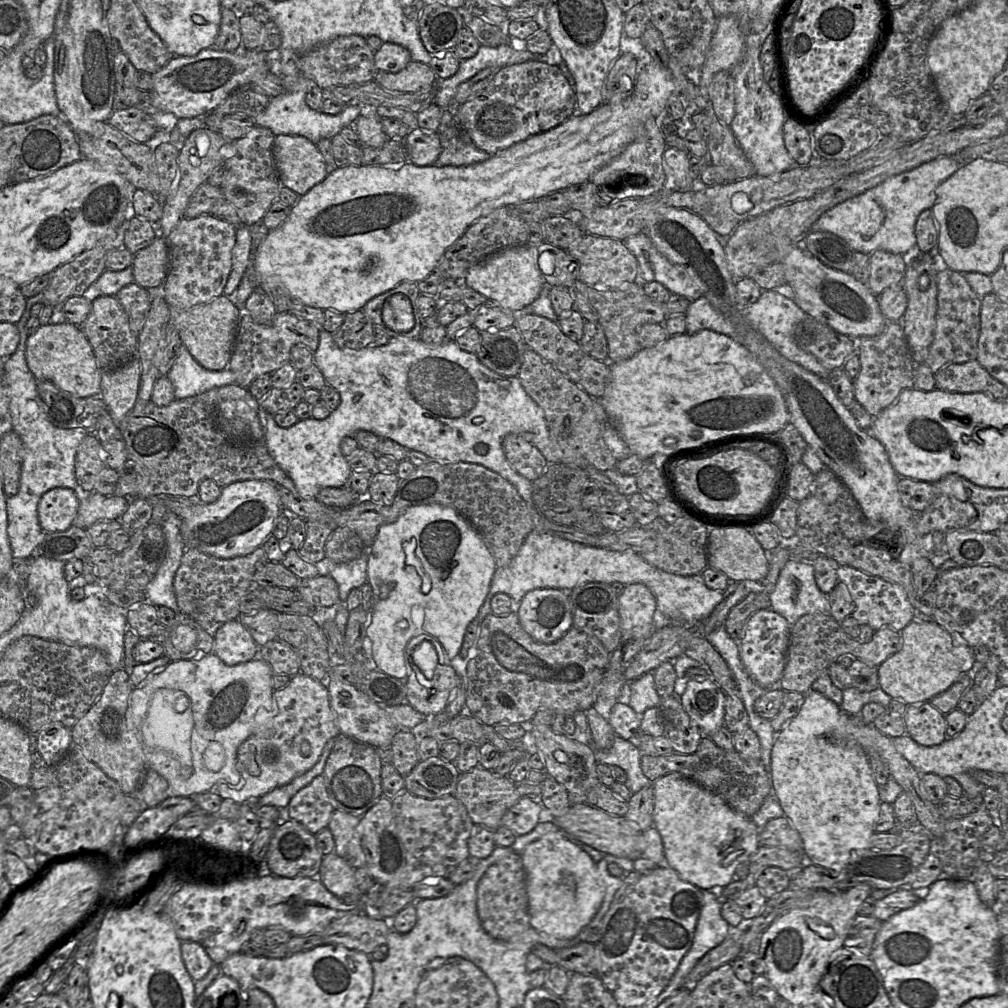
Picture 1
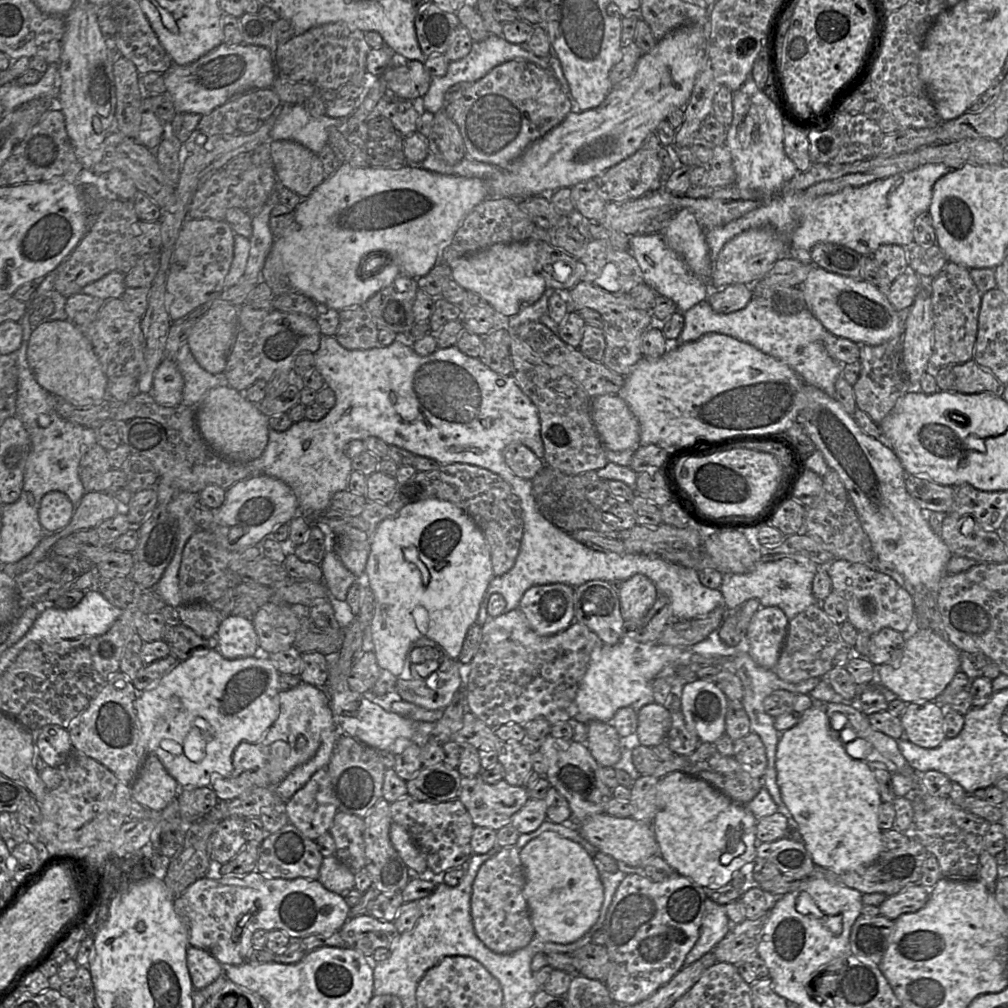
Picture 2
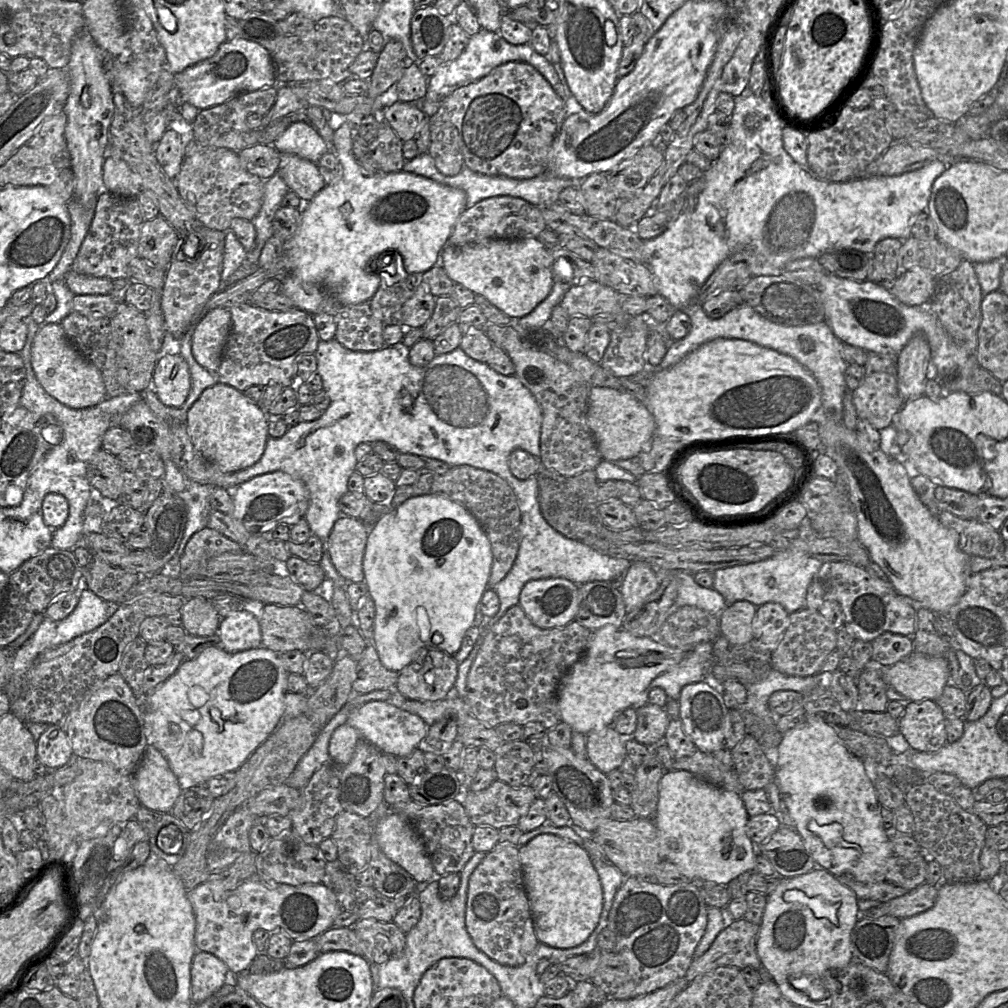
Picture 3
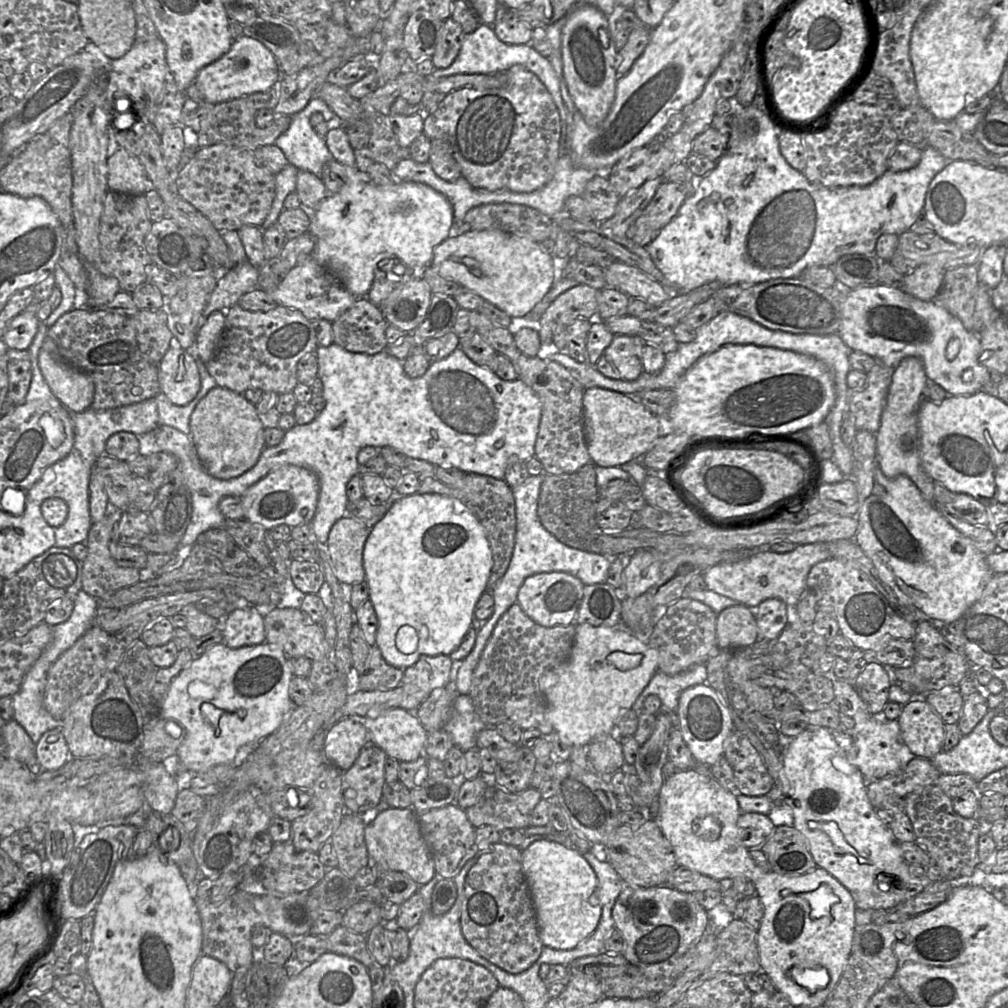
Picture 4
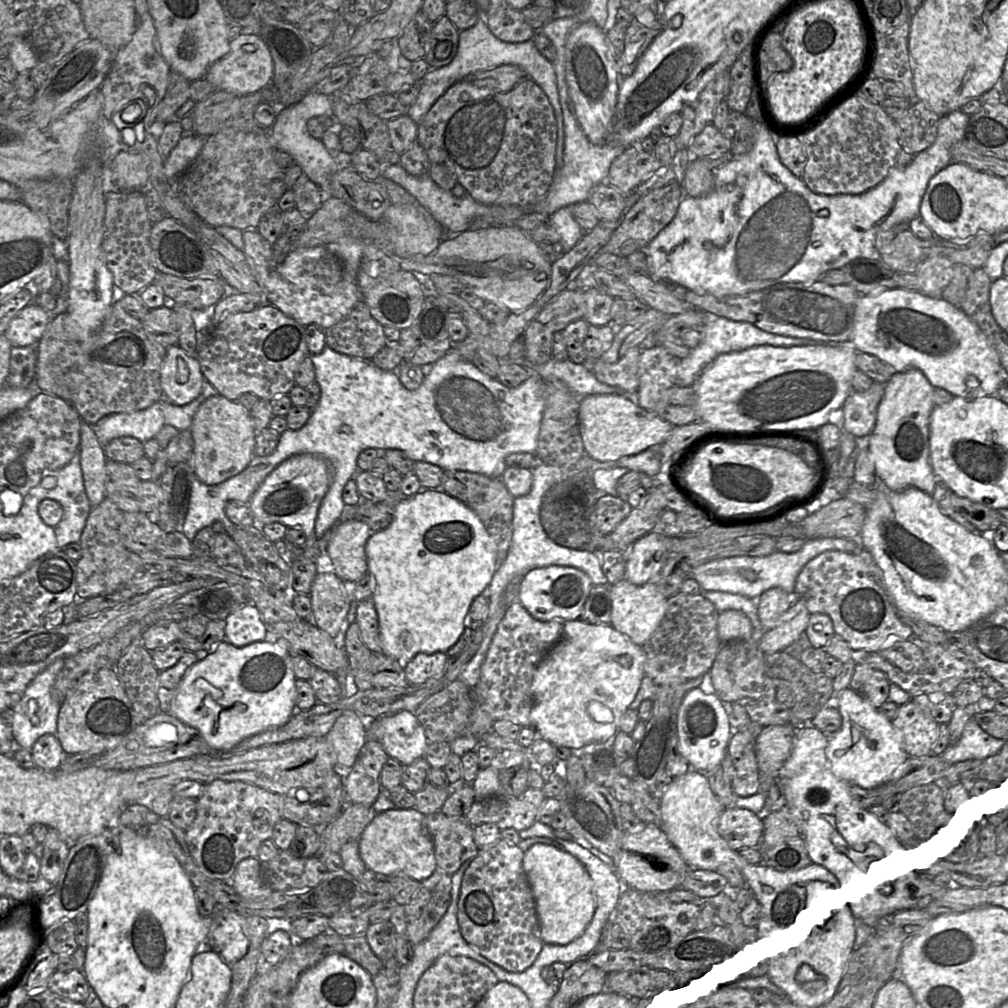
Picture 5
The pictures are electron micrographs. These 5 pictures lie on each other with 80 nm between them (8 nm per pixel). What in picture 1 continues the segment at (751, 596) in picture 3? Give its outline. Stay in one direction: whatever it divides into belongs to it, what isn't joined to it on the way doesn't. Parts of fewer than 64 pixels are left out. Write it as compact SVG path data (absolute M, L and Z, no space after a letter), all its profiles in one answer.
M790 559L784 565L769 598L771 609L783 616L790 626L806 614L830 614L827 594L817 587L813 565L800 561Z

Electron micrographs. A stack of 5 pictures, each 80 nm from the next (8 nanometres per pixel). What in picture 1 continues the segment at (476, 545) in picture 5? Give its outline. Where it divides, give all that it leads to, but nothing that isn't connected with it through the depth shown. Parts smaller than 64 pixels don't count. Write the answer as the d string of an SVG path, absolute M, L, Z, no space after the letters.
M438 504L412 506L407 508L396 521L380 526L373 544L368 549L367 563L367 583L372 587L373 595L372 605L368 612L366 642L367 647L369 647L369 657L376 668L395 678L405 679L407 676L405 649L408 642L419 635L430 635L434 637L452 661L460 652L467 626L476 618L485 601L496 568L494 558L479 533L450 507Z

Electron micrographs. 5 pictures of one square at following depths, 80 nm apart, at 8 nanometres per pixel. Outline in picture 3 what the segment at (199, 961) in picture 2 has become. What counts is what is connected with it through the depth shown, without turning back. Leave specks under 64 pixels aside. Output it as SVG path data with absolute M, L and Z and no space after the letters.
M197 950L191 964L191 1001L201 1003L226 982L228 968L211 953Z

